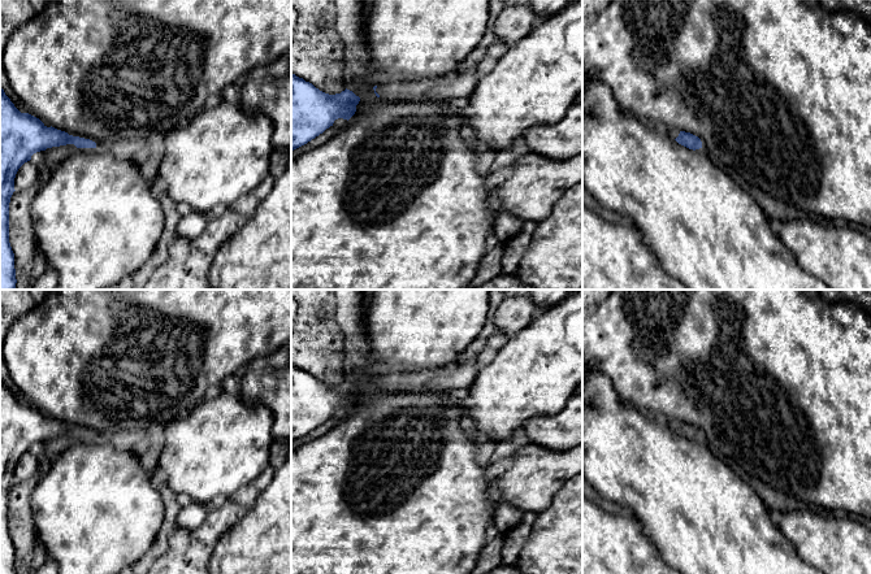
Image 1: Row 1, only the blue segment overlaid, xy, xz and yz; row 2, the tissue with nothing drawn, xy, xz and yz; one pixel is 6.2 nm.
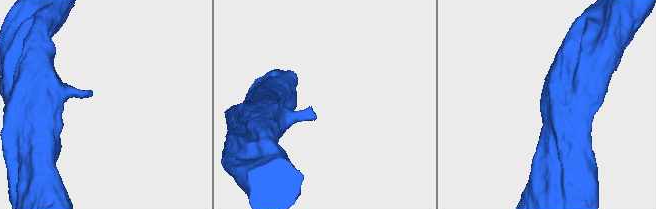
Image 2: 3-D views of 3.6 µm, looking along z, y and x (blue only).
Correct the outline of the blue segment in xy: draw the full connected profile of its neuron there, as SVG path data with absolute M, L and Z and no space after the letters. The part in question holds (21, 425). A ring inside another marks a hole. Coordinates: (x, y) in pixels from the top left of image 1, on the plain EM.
M0 377L0 574L17 574L14 544L9 534L9 493L14 480L14 469L18 460L36 443L47 439L74 435L77 439L96 439L101 443L118 443L114 435L95 432L69 426L55 418L47 418L39 409L21 404Z

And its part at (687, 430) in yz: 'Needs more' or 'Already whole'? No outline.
Needs more

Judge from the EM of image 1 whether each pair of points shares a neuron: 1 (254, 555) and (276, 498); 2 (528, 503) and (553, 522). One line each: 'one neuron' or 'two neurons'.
1: one neuron
2: two neurons

